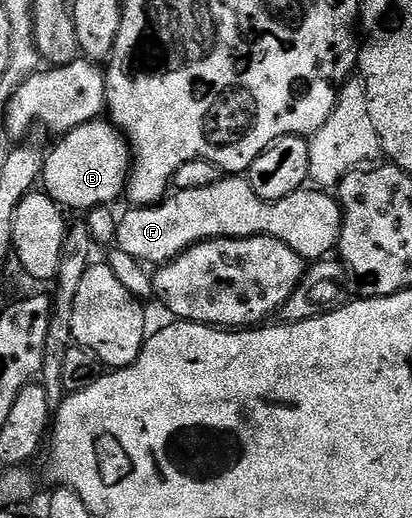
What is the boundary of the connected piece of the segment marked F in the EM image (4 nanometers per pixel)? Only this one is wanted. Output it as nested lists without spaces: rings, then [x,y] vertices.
[[[237,174],[218,178],[211,186],[174,191],[159,204],[133,206],[120,213],[116,247],[145,266],[160,266],[202,240],[226,236],[270,236],[295,250],[306,262],[328,257],[341,237],[341,206],[328,191],[302,190],[282,200],[260,200],[248,179]]]

